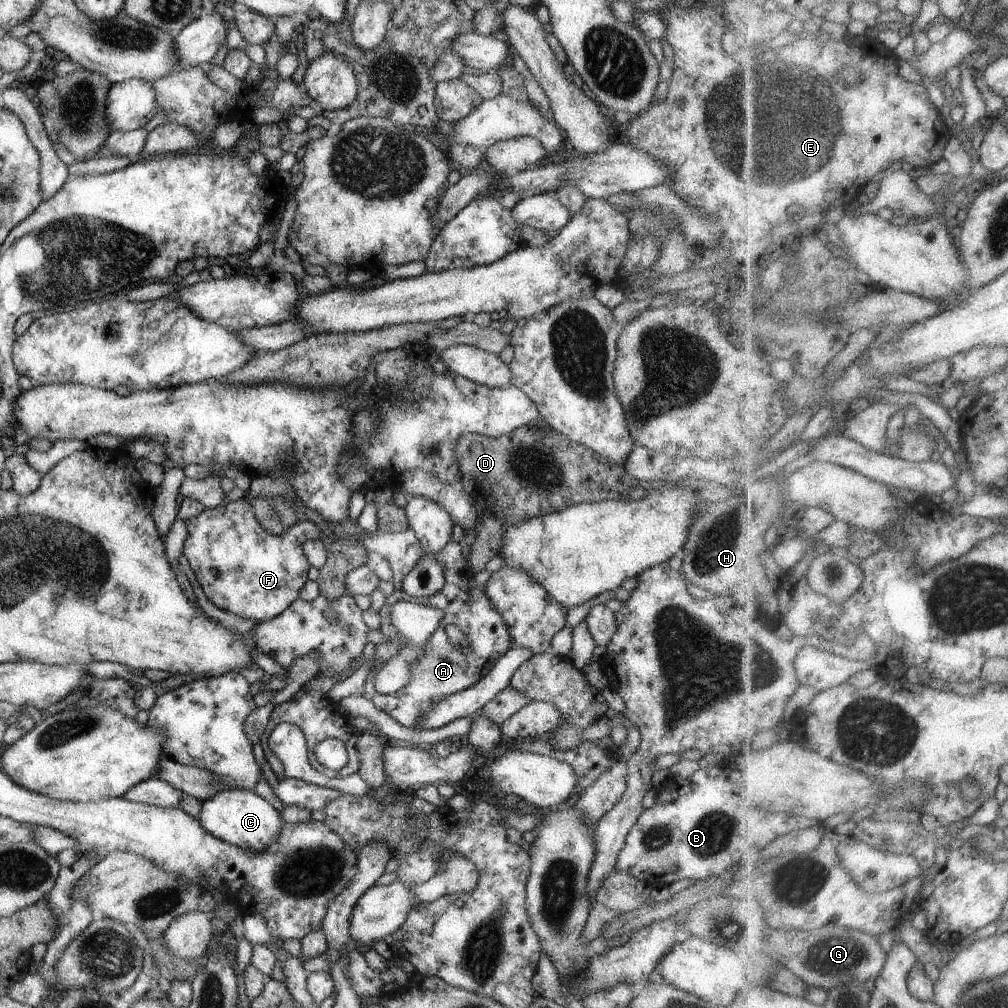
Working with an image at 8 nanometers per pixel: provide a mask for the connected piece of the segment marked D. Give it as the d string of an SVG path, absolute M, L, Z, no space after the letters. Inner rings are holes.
M526 425L508 435L487 437L484 435L462 435L455 446L455 453L461 470L460 488L473 498L478 520L475 526L475 542L471 544L468 564L476 570L484 570L489 559L499 554L499 546L507 528L532 517L561 511L578 503L597 503L605 500L624 501L630 488L638 486L638 480L630 478L622 465L612 468L609 462L600 458L593 450L580 442L573 442L567 436L546 431L533 425ZM618 472L618 486L602 486L608 474Z

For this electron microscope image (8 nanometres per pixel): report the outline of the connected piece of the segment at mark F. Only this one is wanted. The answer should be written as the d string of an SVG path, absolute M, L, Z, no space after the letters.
M243 497L213 509L205 508L197 518L188 519L185 523L187 537L183 545L183 554L206 598L216 608L259 623L278 616L299 597L300 589L308 580L307 572L312 567L304 556L303 544L318 538L319 529L312 521L300 521L280 534L272 534L259 523L252 505Z

